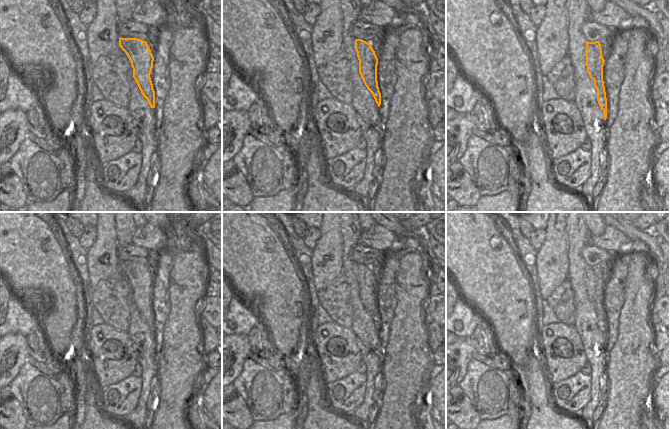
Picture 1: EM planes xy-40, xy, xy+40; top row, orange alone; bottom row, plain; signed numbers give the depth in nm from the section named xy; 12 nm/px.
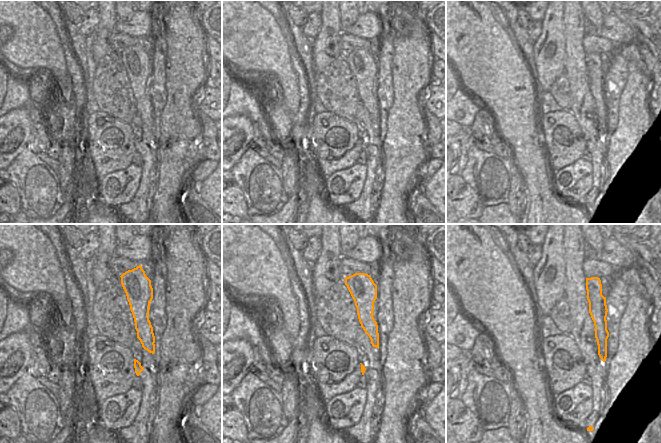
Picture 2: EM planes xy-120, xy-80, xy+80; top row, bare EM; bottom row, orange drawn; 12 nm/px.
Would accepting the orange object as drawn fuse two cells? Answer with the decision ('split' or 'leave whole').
split

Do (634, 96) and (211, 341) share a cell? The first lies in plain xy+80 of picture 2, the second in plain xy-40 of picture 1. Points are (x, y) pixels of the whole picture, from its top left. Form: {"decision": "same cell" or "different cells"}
{"decision": "different cells"}

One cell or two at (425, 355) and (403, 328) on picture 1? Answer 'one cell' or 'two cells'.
one cell

